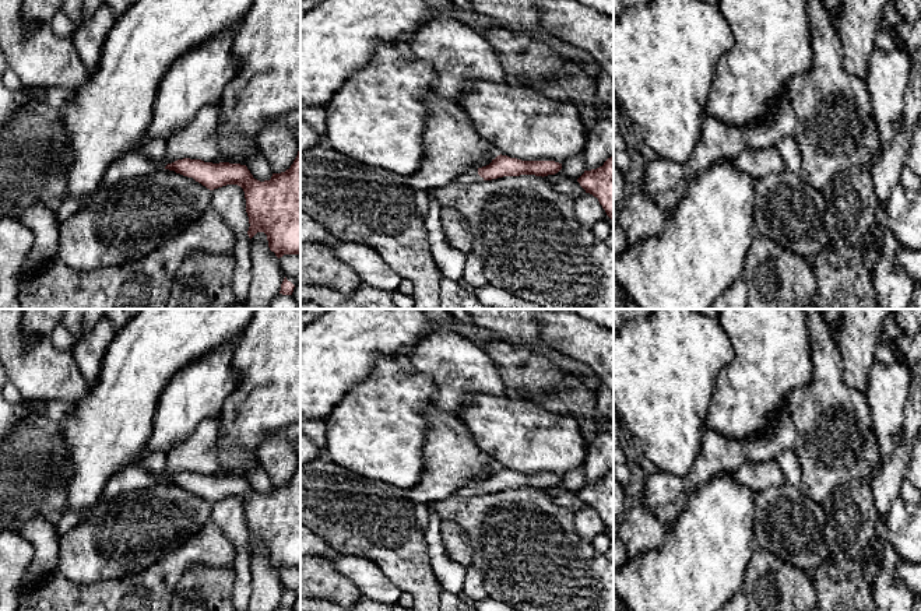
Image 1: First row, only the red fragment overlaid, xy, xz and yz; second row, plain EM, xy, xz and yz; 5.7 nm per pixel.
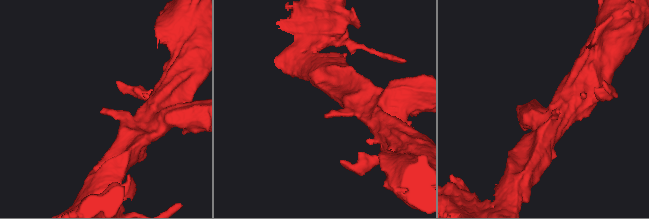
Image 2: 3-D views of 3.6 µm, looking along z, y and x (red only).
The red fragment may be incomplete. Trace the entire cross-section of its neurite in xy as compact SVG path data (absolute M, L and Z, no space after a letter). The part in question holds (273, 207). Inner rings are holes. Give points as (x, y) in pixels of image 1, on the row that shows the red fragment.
M144 136L136 152L151 158L159 164L158 169L175 171L187 178L193 178L210 190L238 185L245 192L246 213L249 217L247 235L252 239L257 232L267 235L268 247L280 259L284 254L300 253L300 141L298 155L289 169L273 173L270 180L260 182L253 178L246 165L229 162L204 162L201 159L183 158L172 164L166 161L166 138Z

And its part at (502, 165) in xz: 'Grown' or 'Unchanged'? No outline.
Grown

